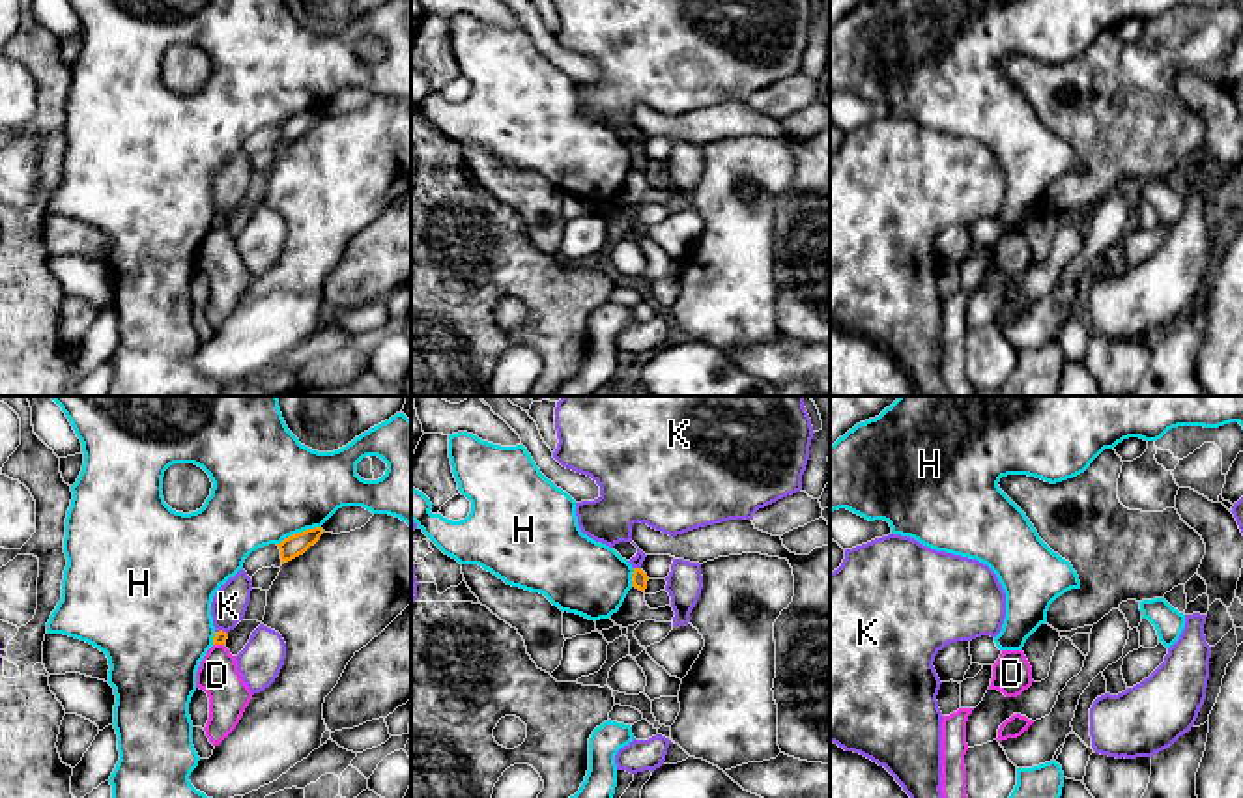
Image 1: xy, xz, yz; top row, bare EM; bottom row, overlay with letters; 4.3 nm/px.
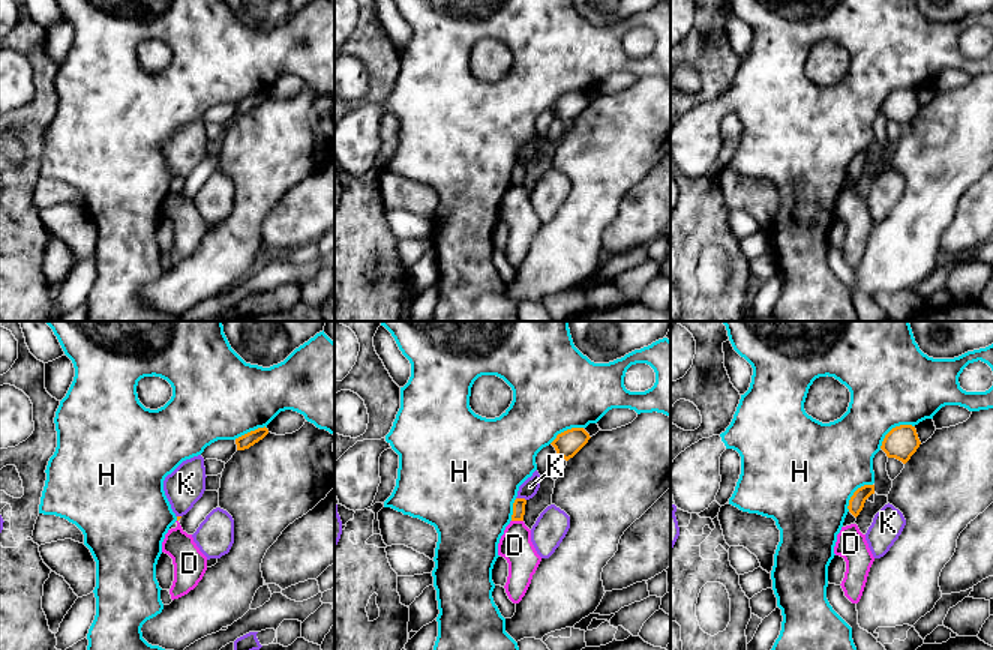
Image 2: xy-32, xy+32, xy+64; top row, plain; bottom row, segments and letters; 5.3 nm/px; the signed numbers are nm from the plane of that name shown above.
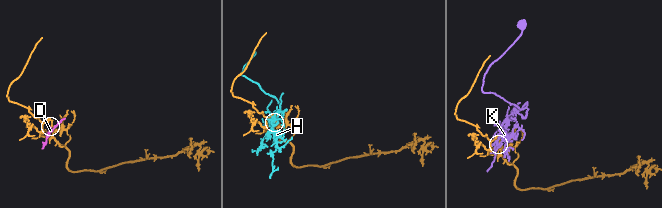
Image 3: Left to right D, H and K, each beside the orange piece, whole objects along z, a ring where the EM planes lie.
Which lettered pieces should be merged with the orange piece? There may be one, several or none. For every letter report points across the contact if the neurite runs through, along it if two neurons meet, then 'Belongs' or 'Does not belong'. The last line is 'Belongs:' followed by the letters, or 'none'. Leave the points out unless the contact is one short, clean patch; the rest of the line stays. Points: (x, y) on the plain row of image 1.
D: Boundary: xy (214, 225), (223, 227). Does not belong
H: Does not belong
K: Does not belong
Belongs: none

